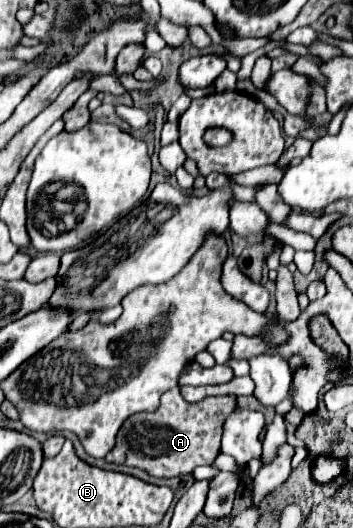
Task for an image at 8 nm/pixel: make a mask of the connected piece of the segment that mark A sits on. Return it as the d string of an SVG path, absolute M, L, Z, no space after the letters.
M173 388L169 392L163 394L161 398L161 406L155 412L139 412L129 416L119 434L117 434L117 442L115 448L107 454L107 462L115 462L115 464L125 464L131 468L141 468L147 474L155 476L155 478L173 478L173 476L183 476L183 474L191 474L193 468L197 466L205 466L211 464L219 450L221 450L221 432L223 432L223 422L225 418L233 412L235 406L235 396L211 396L201 400L199 404L187 404L181 398L179 388Z

